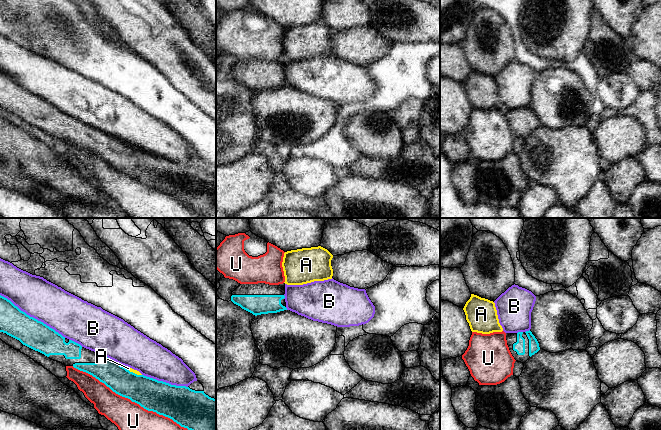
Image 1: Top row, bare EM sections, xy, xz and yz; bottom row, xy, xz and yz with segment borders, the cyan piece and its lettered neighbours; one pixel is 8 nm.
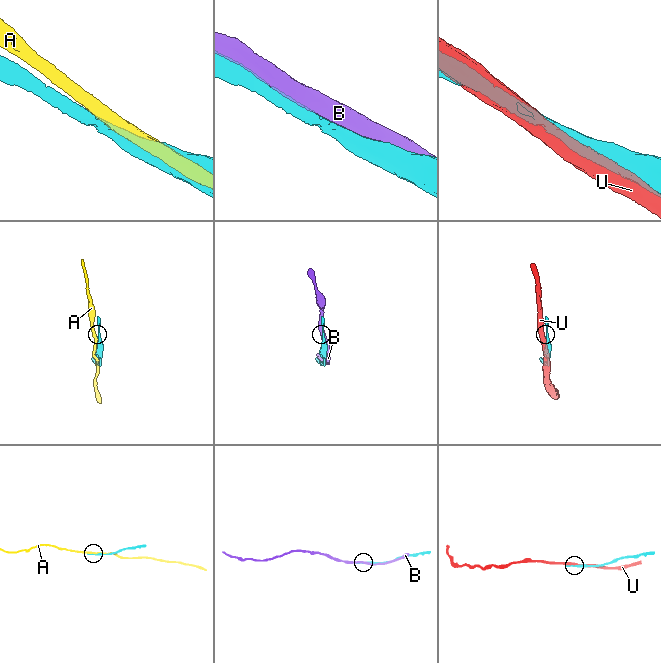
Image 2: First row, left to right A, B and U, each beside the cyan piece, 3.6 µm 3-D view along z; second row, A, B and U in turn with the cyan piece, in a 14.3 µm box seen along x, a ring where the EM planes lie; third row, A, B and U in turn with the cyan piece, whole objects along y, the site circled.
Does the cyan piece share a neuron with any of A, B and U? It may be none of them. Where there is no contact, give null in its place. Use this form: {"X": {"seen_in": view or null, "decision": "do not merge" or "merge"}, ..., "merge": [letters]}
{"A": {"seen_in": "xy", "decision": "do not merge"}, "B": {"seen_in": "xy", "decision": "do not merge"}, "U": {"seen_in": "xy", "decision": "do not merge"}, "merge": []}

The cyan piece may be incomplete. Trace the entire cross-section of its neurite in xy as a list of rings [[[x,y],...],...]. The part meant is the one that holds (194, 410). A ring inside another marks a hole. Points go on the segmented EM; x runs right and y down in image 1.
[[[0,295],[0,332],[19,340],[23,345],[38,351],[65,366],[86,372],[104,383],[116,394],[130,399],[148,411],[172,419],[188,430],[216,430],[216,399],[204,391],[195,391],[186,386],[176,386],[130,372],[116,361],[82,347],[63,337],[37,319],[21,311],[10,300]]]

